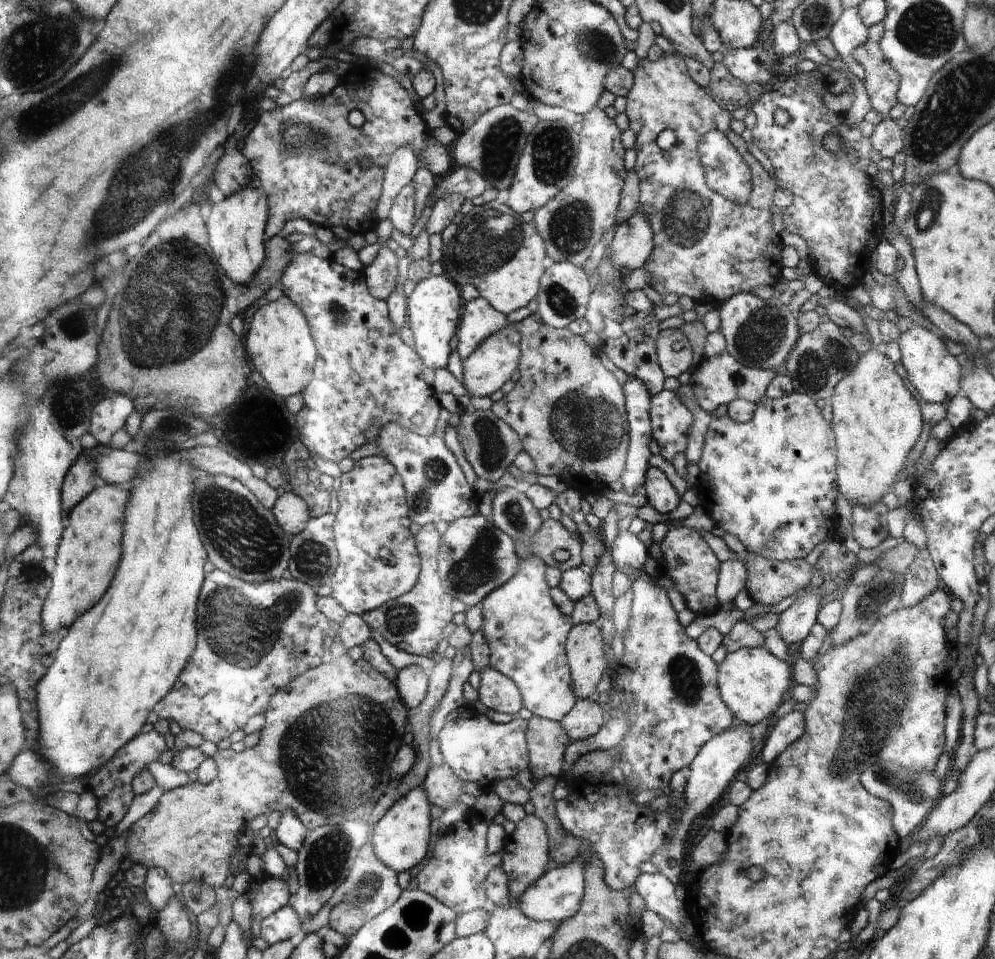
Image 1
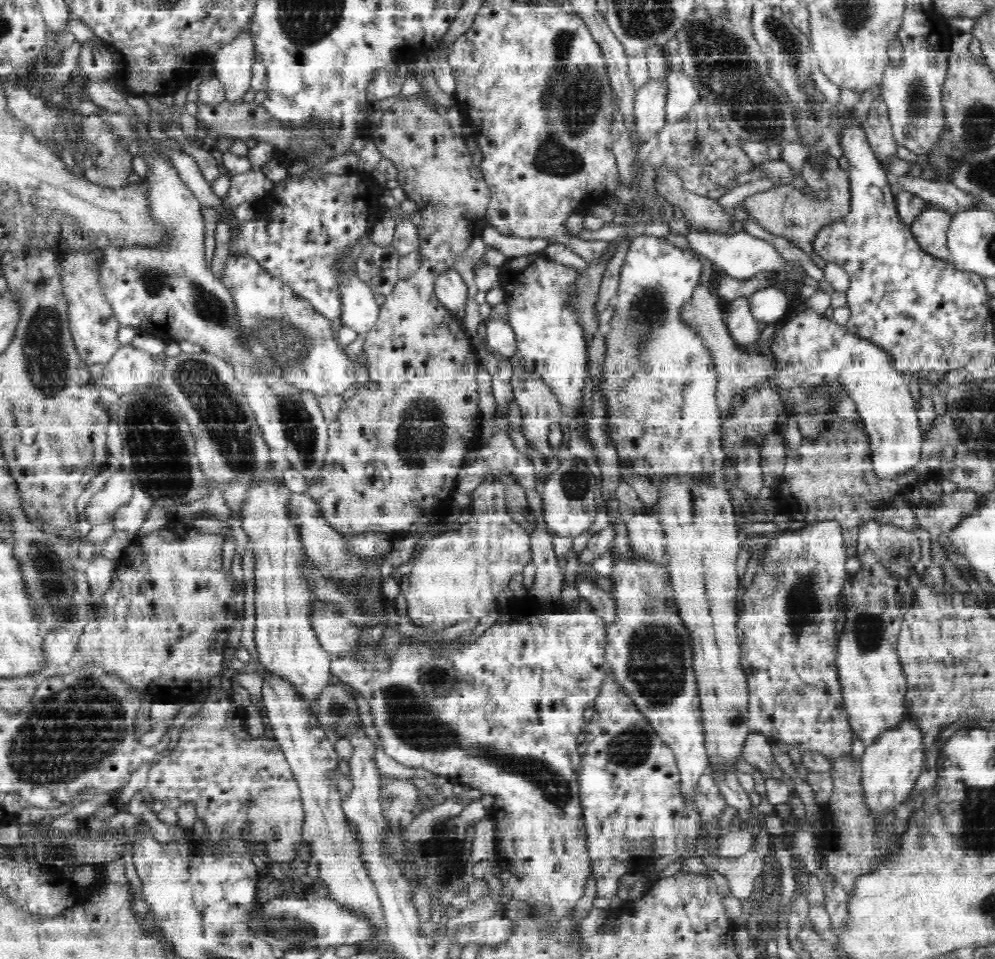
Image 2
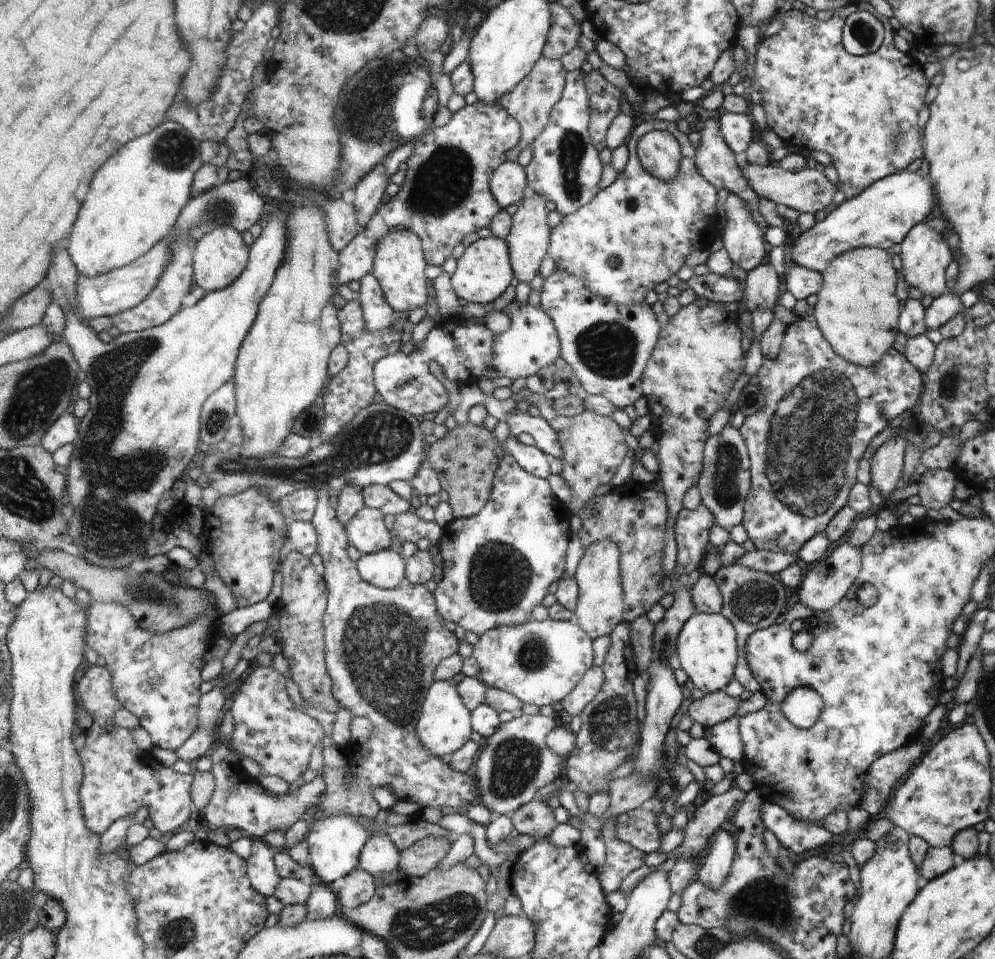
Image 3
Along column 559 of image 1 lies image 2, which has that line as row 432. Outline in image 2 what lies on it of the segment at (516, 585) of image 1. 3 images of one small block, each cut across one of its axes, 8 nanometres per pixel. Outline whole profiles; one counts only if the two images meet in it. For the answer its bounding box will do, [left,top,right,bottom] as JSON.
[594,236,726,482]

